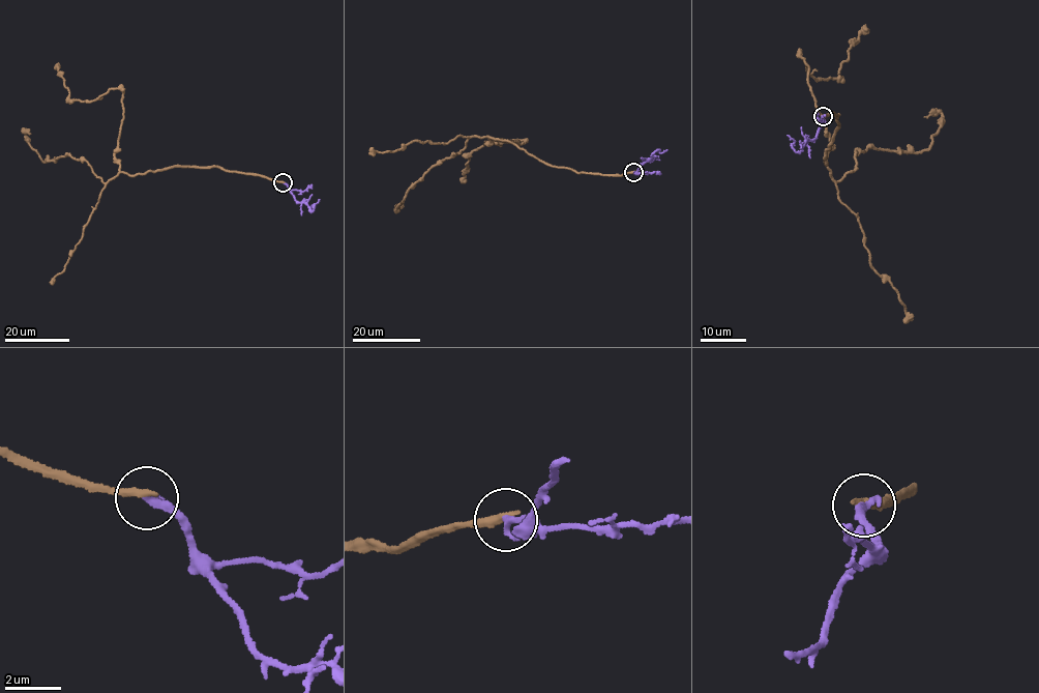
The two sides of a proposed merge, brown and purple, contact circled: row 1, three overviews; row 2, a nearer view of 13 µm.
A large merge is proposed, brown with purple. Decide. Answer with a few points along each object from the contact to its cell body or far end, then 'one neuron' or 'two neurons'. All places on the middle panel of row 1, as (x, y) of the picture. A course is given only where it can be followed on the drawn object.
brown via (633, 172), (615, 175), (552, 167), (488, 136), (491, 144), (525, 142), (484, 142), (467, 154), (465, 181) | purple via (633, 172), (636, 173), (656, 150), (661, 152), (666, 149) | two neurons

